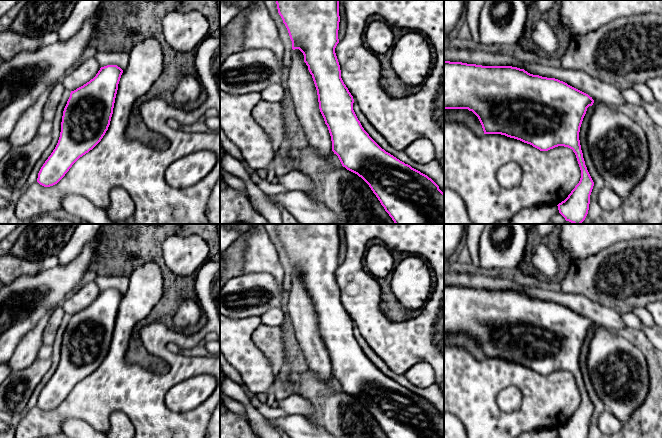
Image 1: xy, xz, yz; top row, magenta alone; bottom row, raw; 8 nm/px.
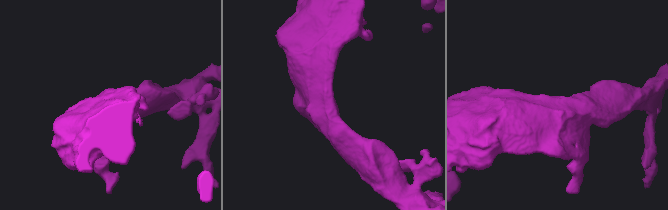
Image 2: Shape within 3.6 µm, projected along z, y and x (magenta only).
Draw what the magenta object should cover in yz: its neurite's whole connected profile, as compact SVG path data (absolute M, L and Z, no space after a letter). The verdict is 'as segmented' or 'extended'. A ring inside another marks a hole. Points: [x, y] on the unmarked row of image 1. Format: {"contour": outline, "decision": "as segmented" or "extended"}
{"contour": "M444 285L444 333L472 335L478 341L484 358L505 359L540 375L558 370L573 374L581 402L568 421L557 429L560 438L588 438L594 406L585 389L579 356L587 332L593 327L588 318L563 305L533 299L517 291Z", "decision": "as segmented"}

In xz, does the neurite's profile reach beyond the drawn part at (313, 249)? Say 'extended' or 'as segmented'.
as segmented

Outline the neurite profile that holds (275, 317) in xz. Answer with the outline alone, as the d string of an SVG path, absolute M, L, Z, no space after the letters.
M272 308L261 316L262 324L271 327L281 327L285 321L285 313L282 308Z

